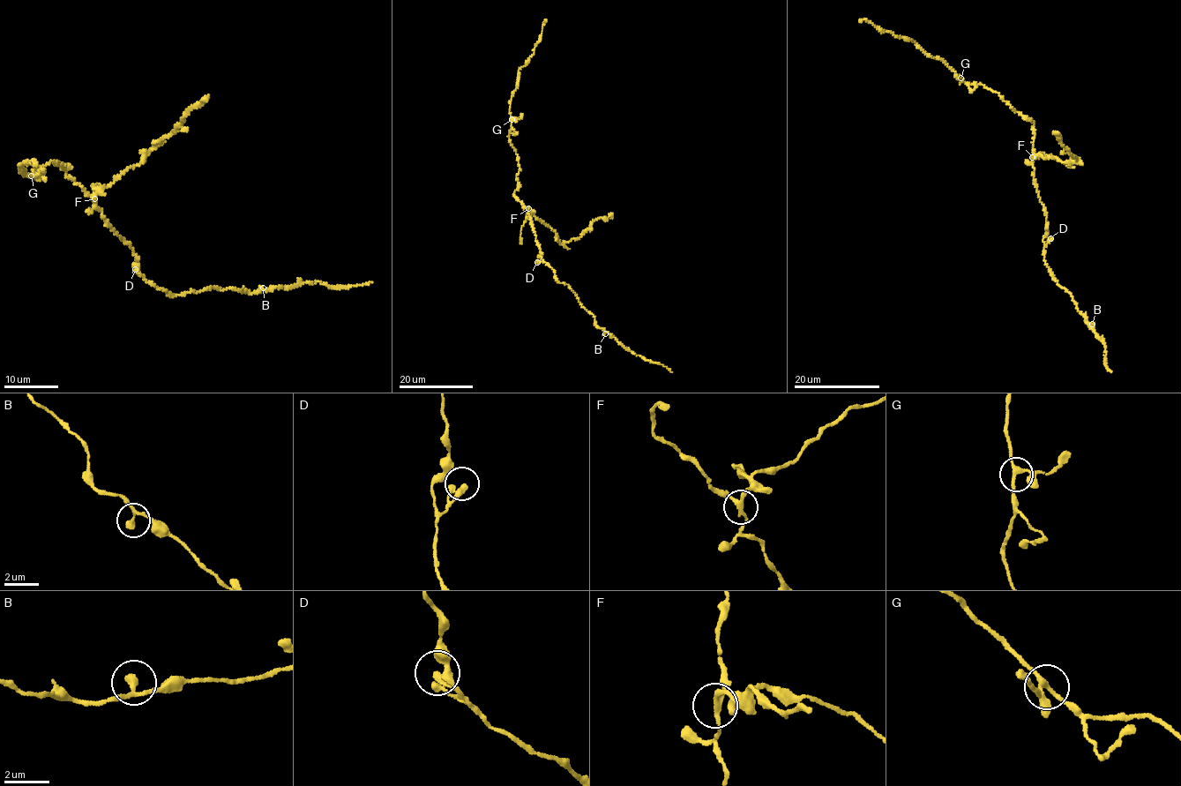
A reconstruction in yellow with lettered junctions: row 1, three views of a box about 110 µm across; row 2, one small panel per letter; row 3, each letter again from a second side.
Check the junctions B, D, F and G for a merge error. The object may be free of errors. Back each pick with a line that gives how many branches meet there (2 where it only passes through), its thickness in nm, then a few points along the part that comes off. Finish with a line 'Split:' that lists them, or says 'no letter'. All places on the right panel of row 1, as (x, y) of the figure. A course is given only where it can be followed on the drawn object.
F: 3 branches meet; 220 nm thick; foreign part runs (1032, 157), (1039, 153), (1044, 159), (1077, 162), (1052, 130)
Split: F

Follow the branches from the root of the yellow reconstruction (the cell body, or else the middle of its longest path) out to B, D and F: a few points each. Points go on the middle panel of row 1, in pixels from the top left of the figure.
B: (532, 222), (539, 258), (550, 266), (560, 283), (570, 288), (605, 333)
D: (532, 222), (541, 253), (539, 258), (542, 260), (537, 262)
F: (532, 222), (527, 208)

